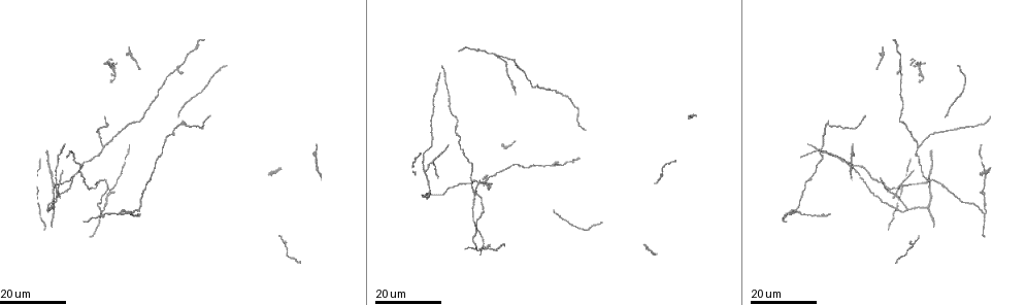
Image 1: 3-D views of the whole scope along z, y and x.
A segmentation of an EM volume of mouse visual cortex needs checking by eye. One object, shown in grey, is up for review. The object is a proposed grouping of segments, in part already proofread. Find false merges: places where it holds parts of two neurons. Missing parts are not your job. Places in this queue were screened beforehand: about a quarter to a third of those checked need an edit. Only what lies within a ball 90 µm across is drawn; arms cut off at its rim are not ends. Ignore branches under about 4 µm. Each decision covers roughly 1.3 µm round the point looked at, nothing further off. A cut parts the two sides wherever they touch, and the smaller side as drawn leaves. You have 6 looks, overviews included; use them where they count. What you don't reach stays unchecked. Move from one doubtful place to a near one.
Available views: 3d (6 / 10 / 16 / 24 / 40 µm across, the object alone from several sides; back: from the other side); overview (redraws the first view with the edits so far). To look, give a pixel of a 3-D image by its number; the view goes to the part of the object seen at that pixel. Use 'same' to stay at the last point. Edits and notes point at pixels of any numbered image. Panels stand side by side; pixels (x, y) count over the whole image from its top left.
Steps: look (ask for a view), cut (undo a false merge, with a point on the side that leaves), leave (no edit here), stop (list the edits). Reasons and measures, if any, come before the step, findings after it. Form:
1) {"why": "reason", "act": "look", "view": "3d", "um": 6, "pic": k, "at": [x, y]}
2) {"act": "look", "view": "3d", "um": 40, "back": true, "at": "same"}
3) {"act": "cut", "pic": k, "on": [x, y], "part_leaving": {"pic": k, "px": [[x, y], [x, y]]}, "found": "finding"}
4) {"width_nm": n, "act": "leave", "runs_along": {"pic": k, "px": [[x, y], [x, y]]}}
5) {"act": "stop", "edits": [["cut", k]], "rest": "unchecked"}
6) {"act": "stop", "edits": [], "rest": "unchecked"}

{"why": "side arm on a straight run", "act": "look", "view": "3d", "um": 16, "pic": 1, "at": [493, 55]}

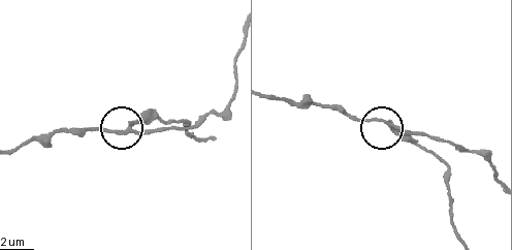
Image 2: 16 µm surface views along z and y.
{"act": "look", "view": "3d", "um": 10, "pic": 2, "at": [132, 121]}

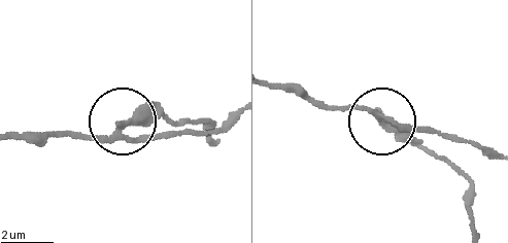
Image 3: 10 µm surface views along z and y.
{"arms": 3, "act": "cut", "pic": 3, "on": [146, 115], "part_leaving": {"pic": 3, "px": [[379, 118], [464, 176], [471, 229]]}, "found": "two neurons meet here"}

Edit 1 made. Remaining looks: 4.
{"why": "redraw", "act": "look", "view": "overview"}

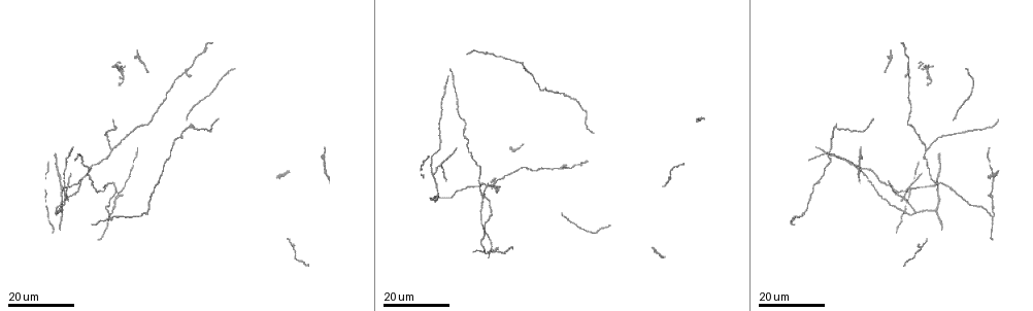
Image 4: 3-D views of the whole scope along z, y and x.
{"why": "looks like a crossing", "act": "look", "view": "3d", "um": 16, "pic": 4, "at": [903, 196]}

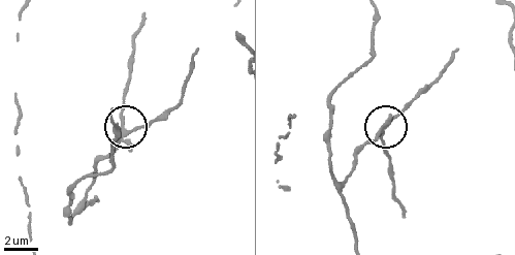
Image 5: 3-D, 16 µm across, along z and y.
{"act": "look", "view": "3d", "um": 6, "pic": 5, "at": [128, 131]}

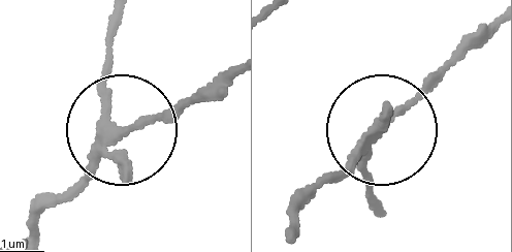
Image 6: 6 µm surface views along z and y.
{"arms": 4, "act": "cut", "pic": 6, "on": [103, 77], "part_leaving": {"pic": 6, "px": [[95, 138], [114, 20]]}, "found": "a second neuron is stuck on"}

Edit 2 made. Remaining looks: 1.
{"act": "stop", "edits": [["cut", 3], ["cut", 6]], "rest": "unchecked"}

